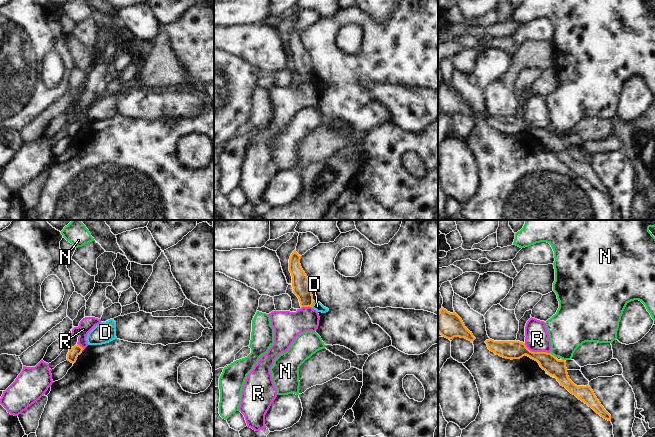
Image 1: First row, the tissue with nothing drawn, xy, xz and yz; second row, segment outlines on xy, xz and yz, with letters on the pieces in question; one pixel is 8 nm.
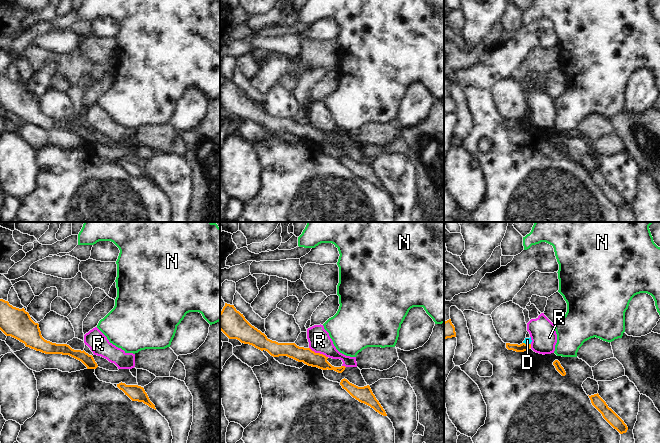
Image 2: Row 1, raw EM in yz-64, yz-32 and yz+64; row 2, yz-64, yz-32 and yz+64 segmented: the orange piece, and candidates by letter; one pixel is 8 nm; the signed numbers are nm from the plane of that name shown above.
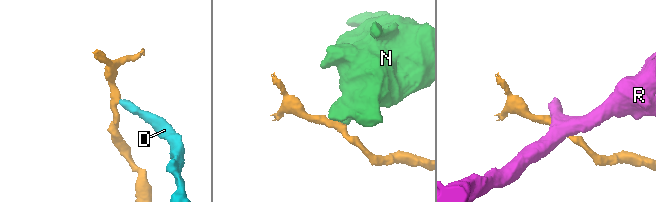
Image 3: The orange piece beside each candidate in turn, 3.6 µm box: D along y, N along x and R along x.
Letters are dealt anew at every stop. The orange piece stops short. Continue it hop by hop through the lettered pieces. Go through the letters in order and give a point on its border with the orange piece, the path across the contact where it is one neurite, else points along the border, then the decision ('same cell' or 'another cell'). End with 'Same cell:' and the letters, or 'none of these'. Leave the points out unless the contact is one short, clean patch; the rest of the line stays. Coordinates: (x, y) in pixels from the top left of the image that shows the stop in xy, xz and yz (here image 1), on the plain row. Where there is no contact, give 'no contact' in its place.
D: xz (312, 79) | along xz (313, 76), (311, 82) | another cell
N: yz (553, 131) | along yz (550, 128), (555, 133) | another cell
R: yz (536, 128) | along yz (524, 119), (532, 127), (546, 127), (549, 129) | another cell
Same cell: none of these

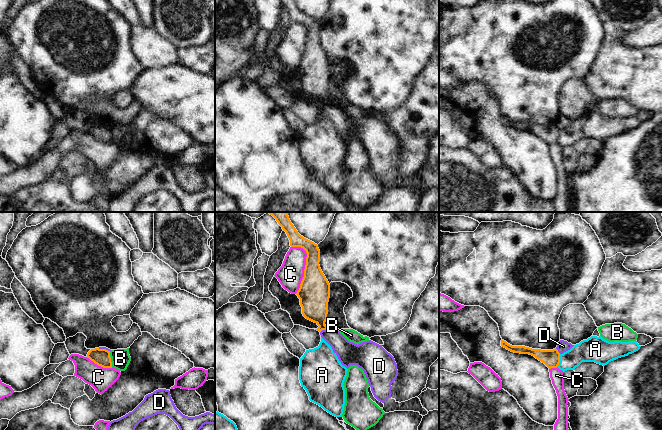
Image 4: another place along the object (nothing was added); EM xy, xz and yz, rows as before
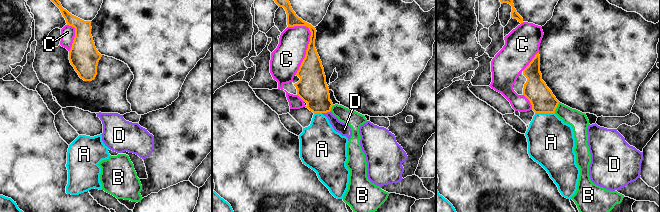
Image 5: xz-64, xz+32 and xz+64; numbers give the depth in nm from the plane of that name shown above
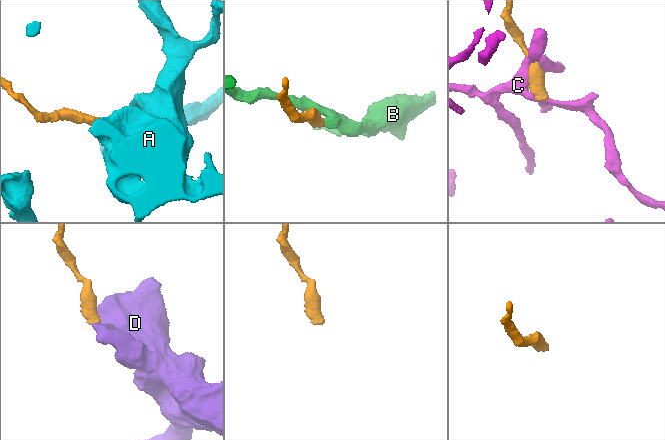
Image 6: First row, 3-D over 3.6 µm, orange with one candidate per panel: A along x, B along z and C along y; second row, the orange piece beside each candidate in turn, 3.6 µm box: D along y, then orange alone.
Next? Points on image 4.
A: yz (559, 136) | along yz (560, 130), (560, 138), (557, 142) | another cell
B: xy (110, 135) | along xy (109, 127), (112, 142) | another cell
C: xz (304, 46) | another cell
D: xz (325, 105) | along xz (331, 104), (320, 108) | another cell
Same cell: none of these

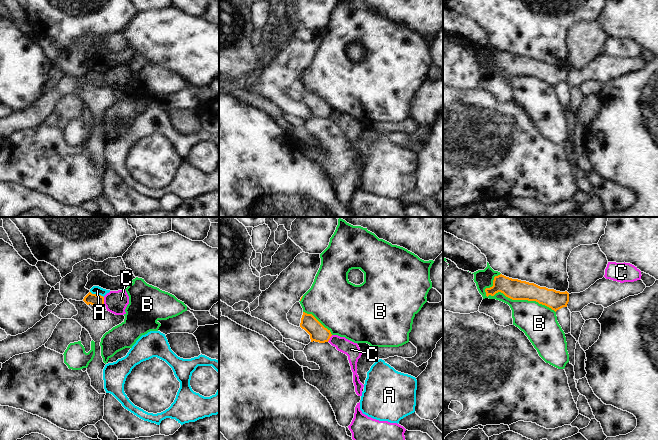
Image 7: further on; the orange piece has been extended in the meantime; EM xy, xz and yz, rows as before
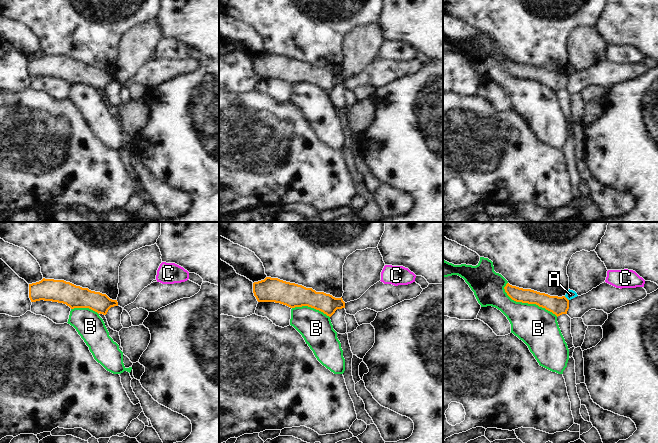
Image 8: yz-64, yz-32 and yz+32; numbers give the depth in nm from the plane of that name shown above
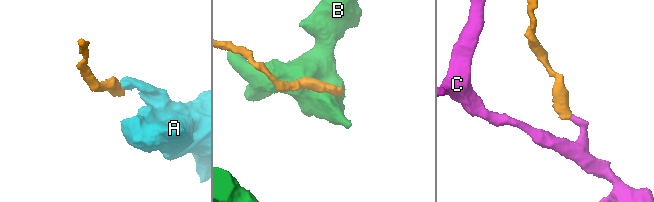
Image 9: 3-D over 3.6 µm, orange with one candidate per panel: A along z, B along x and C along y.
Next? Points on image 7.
A: xy (97, 71) | another cell
B: yz (518, 75) | another cell
C: xy (103, 77) | another cell
Same cell: none of these

